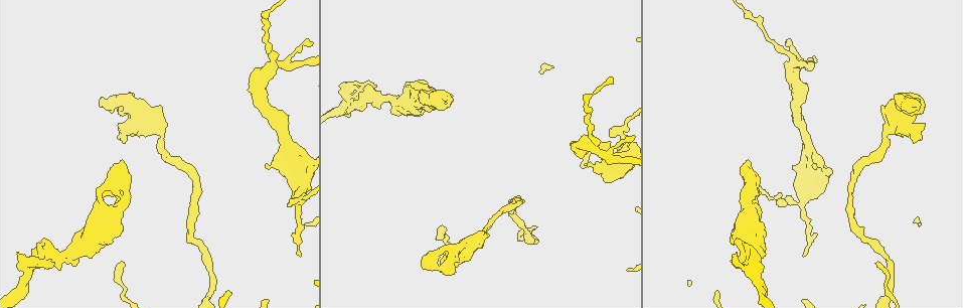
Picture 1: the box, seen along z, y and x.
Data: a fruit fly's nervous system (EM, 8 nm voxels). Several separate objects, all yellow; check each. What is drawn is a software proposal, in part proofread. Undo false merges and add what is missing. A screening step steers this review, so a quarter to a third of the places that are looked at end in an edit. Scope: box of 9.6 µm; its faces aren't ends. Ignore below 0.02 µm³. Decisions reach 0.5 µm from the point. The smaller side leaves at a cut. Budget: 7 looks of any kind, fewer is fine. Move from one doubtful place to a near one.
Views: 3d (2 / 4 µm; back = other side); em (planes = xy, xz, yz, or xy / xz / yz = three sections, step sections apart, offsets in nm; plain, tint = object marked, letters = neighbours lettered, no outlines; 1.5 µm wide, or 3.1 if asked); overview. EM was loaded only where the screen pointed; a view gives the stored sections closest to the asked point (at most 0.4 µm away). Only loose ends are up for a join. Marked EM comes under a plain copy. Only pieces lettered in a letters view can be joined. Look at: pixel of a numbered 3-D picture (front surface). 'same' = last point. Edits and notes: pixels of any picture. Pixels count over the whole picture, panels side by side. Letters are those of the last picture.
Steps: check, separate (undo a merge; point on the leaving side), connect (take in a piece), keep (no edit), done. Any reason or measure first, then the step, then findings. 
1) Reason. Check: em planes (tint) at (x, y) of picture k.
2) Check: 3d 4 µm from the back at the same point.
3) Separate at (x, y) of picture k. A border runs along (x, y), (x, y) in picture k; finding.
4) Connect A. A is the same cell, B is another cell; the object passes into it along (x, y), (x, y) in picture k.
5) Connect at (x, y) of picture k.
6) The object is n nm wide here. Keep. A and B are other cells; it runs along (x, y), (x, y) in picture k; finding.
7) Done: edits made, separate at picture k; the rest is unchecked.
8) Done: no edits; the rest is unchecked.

Thin end. Check: em planes (letters) at (301, 253) of picture 1.

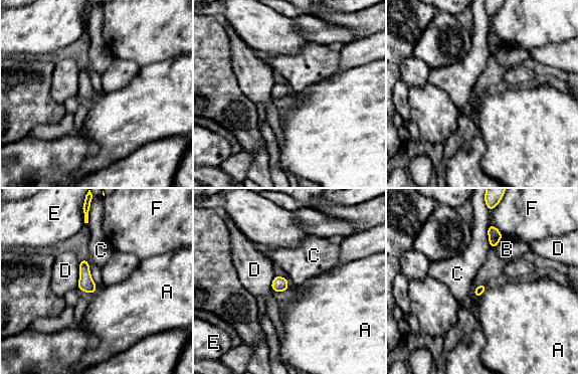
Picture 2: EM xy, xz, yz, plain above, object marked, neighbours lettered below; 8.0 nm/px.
The longest contact is with D, 240 nm. Keep. A, B, C, D, E and F are other cells; a border runs along (488, 225), (488, 239), (491, 247) in picture 2; no lettered piece goes on from it.

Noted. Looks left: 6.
Branch stops here. Check: em xz step 4 (tint) at (120, 109) of picture 1.

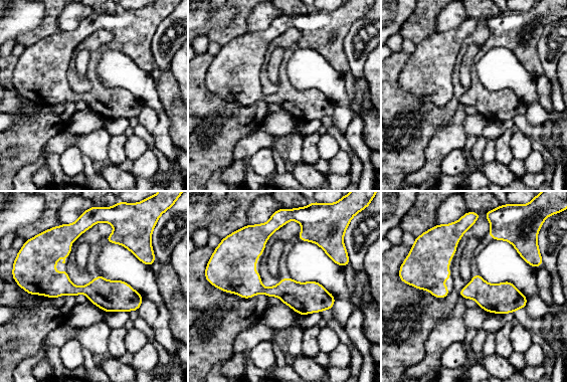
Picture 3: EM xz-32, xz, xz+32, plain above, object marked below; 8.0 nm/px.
Check: em yz step 8 (letters) at the same point.

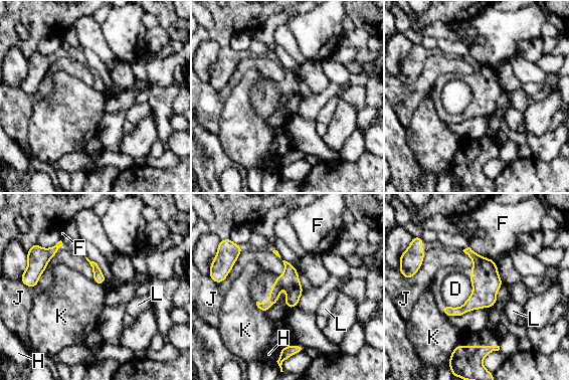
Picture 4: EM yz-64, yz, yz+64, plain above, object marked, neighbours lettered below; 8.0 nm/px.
Keep. D, F, H, J, K and L are other cells; no lettered piece goes on from it.

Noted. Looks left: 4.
Calibre changes. Check: em planes (tint) at (886, 140) of picture 1.

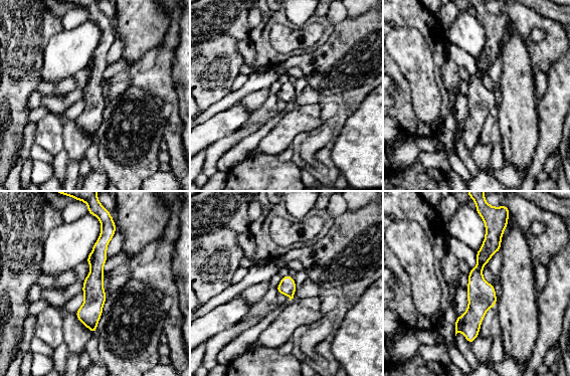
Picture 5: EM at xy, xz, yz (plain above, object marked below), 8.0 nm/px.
Check: em planes (letters) at the same point.

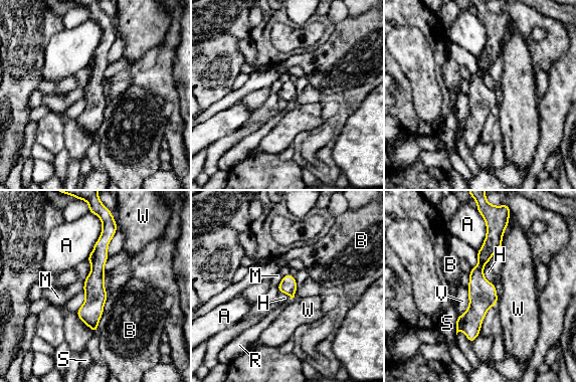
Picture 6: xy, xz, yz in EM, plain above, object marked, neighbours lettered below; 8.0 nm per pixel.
The object is 130 nm wide here. Keep. A, B, H, M, R, S, V and W are other cells; it runs along (492, 227), (470, 338) in picture 6; all the same cell.

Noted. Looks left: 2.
Done: no edits; the rest is unchecked.

